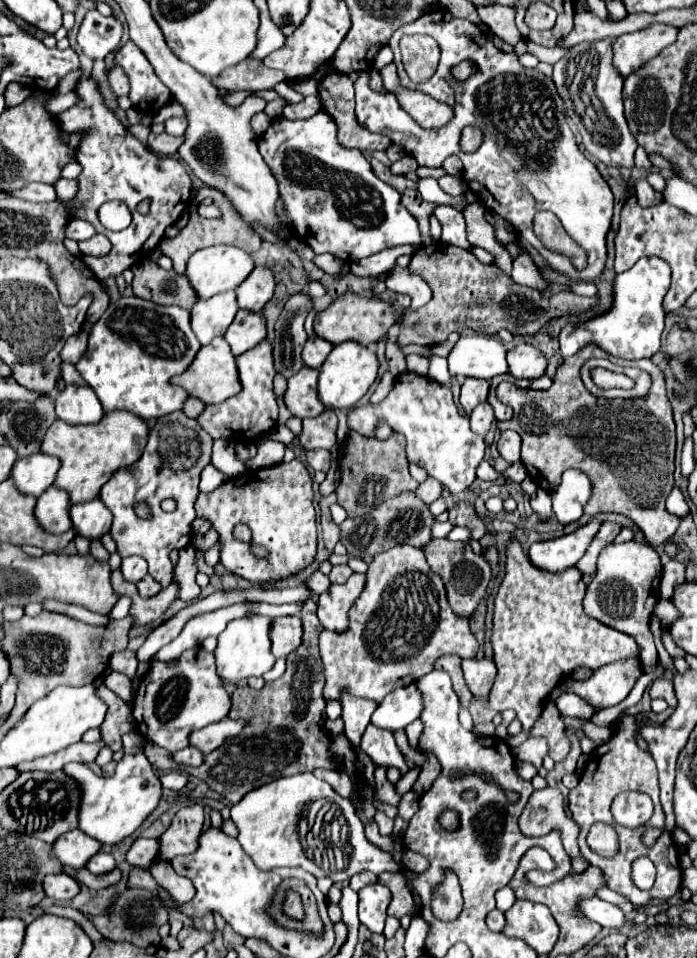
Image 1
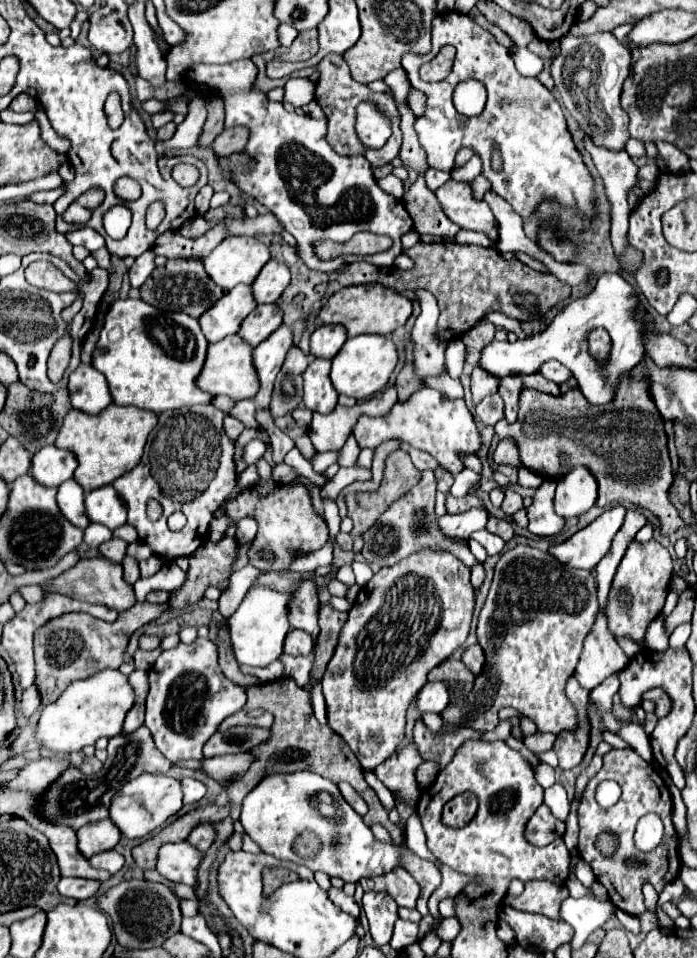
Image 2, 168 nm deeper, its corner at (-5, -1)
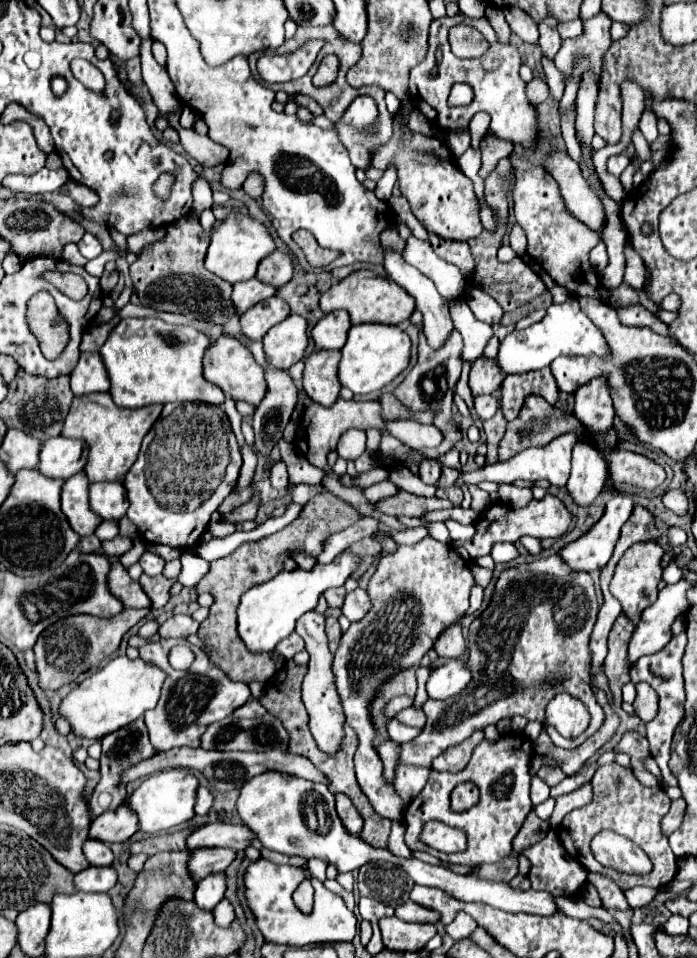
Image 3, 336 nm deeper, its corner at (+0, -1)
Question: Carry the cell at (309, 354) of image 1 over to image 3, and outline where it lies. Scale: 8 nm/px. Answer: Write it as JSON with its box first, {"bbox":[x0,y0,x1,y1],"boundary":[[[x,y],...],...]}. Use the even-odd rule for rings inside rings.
{"bbox":[312,310,350,350],"boundary":[[[346,310],[330,312],[326,314],[314,328],[312,328],[312,338],[318,350],[328,350],[336,348],[340,350],[346,344],[346,336],[350,330],[350,316]]]}

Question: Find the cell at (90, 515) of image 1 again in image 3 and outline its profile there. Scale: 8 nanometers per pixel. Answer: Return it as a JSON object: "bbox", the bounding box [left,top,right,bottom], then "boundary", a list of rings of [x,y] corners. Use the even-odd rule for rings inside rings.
{"bbox":[90,482,128,520],"boundary":[[[96,482],[90,484],[90,506],[104,520],[120,520],[128,510],[128,496],[122,482]]]}

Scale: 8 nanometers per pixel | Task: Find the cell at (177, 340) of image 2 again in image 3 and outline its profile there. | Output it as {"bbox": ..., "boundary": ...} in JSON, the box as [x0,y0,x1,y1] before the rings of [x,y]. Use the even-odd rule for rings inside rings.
{"bbox":[100,318,224,408],"boundary":[[[160,318],[122,320],[100,348],[104,366],[112,380],[110,394],[122,408],[140,408],[168,402],[208,402],[222,404],[224,392],[202,376],[202,358],[214,344],[192,326],[168,324]]]}

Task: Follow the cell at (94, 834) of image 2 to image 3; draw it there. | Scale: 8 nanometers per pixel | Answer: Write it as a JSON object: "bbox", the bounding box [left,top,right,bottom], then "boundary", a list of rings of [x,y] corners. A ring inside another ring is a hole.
{"bbox":[90,804,138,844],"boundary":[[[120,804],[116,810],[100,814],[90,826],[90,838],[108,844],[126,842],[134,832],[138,832],[138,816],[128,808],[128,804]]]}

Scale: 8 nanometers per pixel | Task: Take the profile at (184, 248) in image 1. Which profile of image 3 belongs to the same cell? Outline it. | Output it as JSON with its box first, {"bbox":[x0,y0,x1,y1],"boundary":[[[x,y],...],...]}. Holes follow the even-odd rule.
{"bbox":[126,228,166,254],"boundary":[[[144,228],[144,230],[140,230],[140,232],[132,234],[132,236],[128,236],[128,238],[126,238],[128,252],[134,252],[134,254],[142,252],[144,246],[148,246],[148,244],[160,240],[160,236],[164,236],[164,232],[166,232],[164,228]]]}

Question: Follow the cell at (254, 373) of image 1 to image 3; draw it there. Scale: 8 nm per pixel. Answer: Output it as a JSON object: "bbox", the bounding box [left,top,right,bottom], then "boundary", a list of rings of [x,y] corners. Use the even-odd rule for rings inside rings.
{"bbox":[264,314,308,370],"boundary":[[[290,314],[264,336],[264,352],[272,368],[288,370],[294,362],[304,358],[308,346],[308,322],[300,314]]]}

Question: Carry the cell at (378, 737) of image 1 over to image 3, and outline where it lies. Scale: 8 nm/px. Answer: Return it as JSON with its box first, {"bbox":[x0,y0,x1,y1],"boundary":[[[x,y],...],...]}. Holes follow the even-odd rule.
{"bbox":[332,536,474,819],"boundary":[[[426,536],[414,546],[400,546],[394,554],[380,558],[368,584],[368,596],[374,606],[364,620],[352,624],[348,632],[342,634],[332,672],[336,676],[346,722],[360,732],[360,744],[354,754],[356,778],[374,810],[384,818],[403,819],[406,804],[396,794],[394,786],[384,778],[380,758],[372,746],[374,726],[370,722],[368,704],[376,688],[380,688],[398,670],[418,664],[420,658],[432,648],[440,632],[452,626],[458,616],[468,610],[468,598],[474,584],[474,576],[462,556],[450,544],[442,544]]]}

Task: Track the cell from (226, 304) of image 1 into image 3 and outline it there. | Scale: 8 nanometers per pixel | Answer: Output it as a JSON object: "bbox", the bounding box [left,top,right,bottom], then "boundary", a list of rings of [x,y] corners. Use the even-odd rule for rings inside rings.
{"bbox":[232,278,276,312],"boundary":[[[250,278],[250,280],[234,284],[232,302],[236,304],[238,312],[244,312],[244,310],[252,308],[254,304],[258,304],[274,294],[276,294],[276,288],[272,284],[264,284],[258,278]]]}

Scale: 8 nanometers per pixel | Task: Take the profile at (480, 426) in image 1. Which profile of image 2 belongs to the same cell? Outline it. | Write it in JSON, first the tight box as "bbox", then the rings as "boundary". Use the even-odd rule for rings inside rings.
{"bbox":[475,394,503,426],"boundary":[[[493,394],[493,396],[487,396],[485,400],[481,400],[475,406],[475,414],[483,424],[495,426],[495,422],[503,418],[503,400],[501,400],[501,396]]]}

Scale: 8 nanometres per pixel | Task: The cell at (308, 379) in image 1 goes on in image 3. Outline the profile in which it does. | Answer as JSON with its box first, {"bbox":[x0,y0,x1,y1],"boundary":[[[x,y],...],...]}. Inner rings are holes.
{"bbox":[304,350,340,406],"boundary":[[[316,350],[306,358],[304,368],[304,390],[306,394],[324,406],[332,406],[340,394],[338,380],[340,350]]]}

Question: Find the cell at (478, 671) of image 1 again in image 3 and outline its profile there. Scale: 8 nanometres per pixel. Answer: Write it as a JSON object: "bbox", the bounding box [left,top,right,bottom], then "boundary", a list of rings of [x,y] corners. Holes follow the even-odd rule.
{"bbox":[434,622,466,658],"boundary":[[[460,622],[448,626],[440,638],[434,642],[434,650],[438,656],[442,658],[460,658],[466,650],[466,642],[464,642],[464,636],[462,636],[462,626]]]}

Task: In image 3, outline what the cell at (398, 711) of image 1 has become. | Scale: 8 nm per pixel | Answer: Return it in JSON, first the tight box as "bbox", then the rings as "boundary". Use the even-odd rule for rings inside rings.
{"bbox":[428,660,472,700],"boundary":[[[448,660],[448,664],[436,668],[430,672],[428,678],[428,696],[434,700],[450,698],[458,692],[462,692],[468,682],[472,680],[472,672],[466,660]]]}

